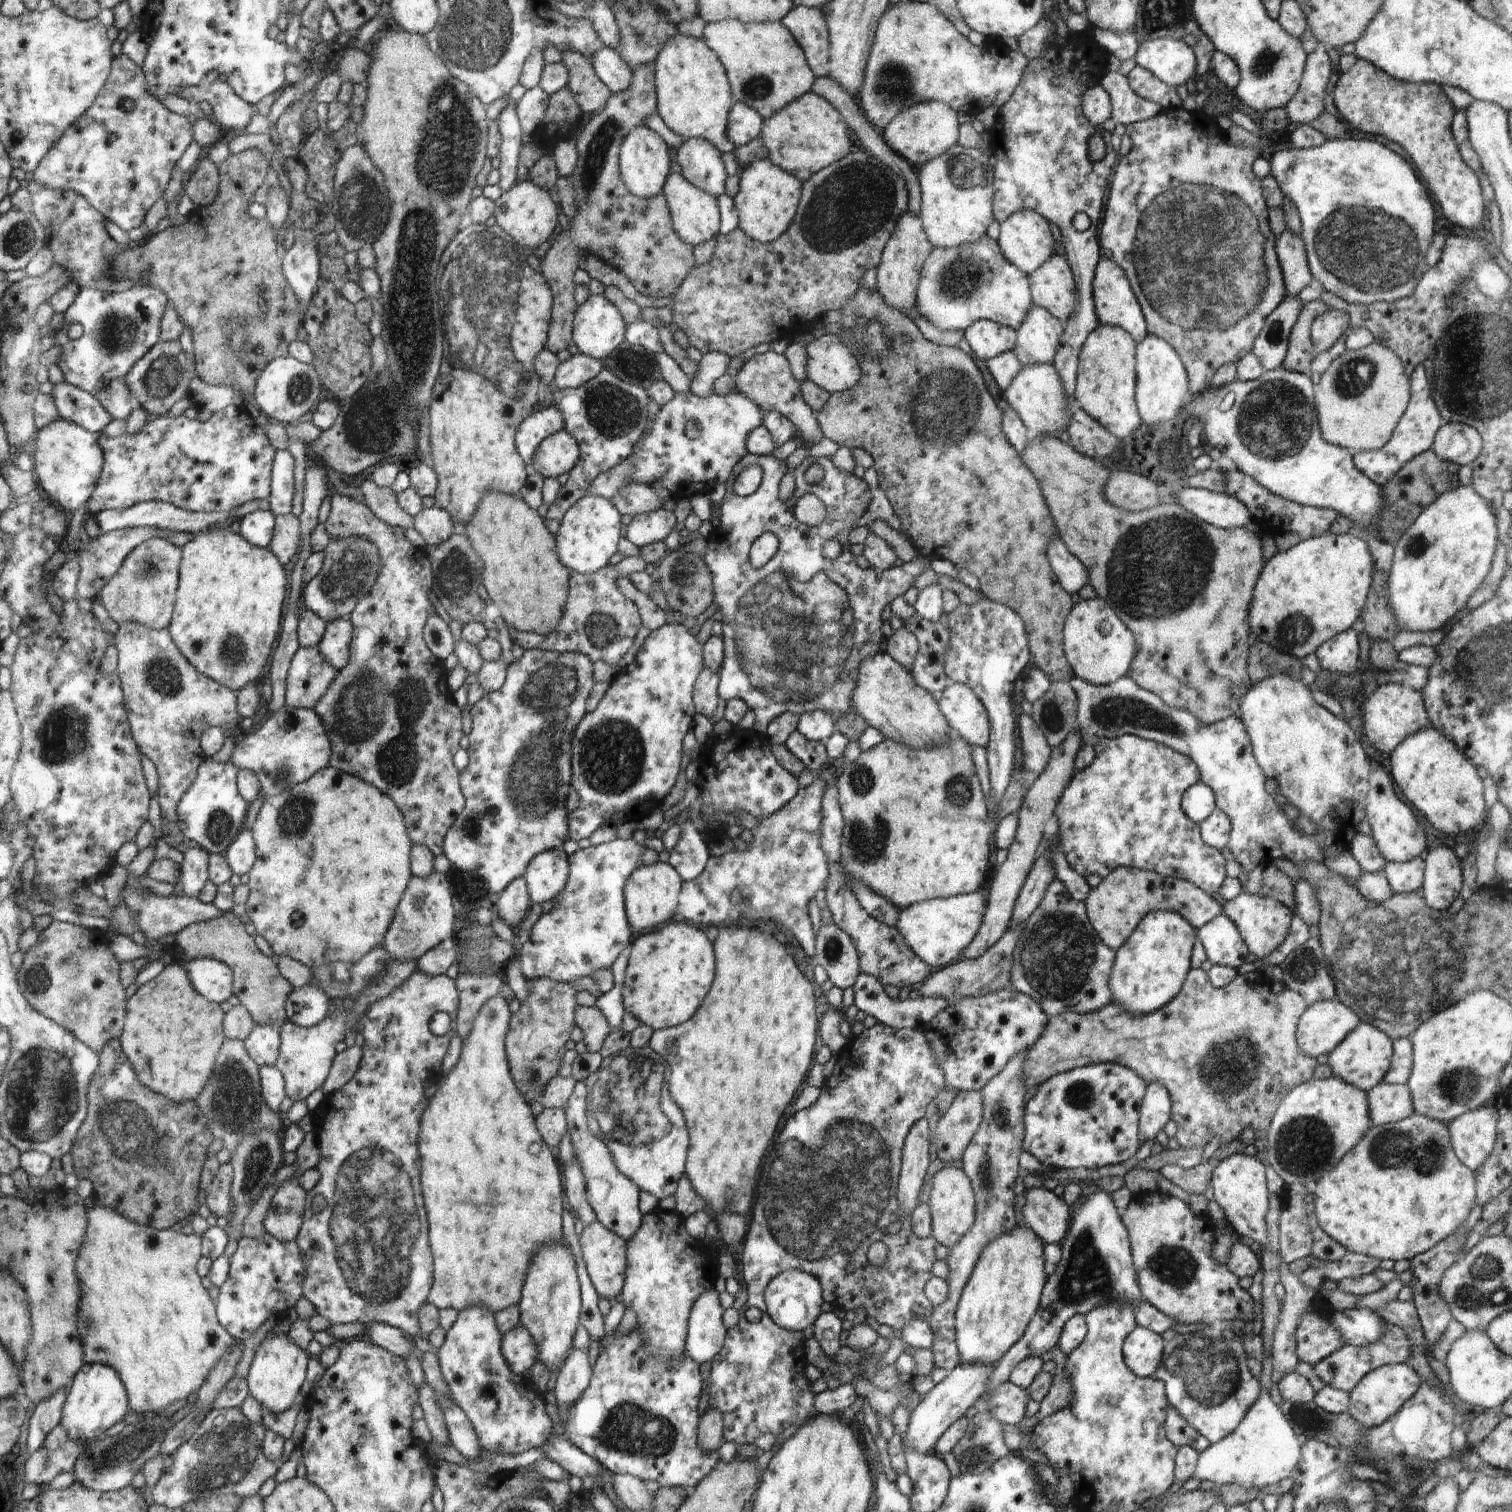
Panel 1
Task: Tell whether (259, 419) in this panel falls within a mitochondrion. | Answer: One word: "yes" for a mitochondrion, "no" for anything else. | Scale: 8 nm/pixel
no

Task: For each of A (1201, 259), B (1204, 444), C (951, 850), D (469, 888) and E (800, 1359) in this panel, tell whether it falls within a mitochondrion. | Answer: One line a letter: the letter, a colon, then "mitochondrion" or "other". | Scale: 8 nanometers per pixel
A: mitochondrion
B: other
C: other
D: mitochondrion
E: other

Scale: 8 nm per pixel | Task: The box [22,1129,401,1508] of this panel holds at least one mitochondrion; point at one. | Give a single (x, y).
(226, 1458)

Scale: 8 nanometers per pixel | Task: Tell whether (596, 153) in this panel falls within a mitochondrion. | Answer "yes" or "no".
yes

